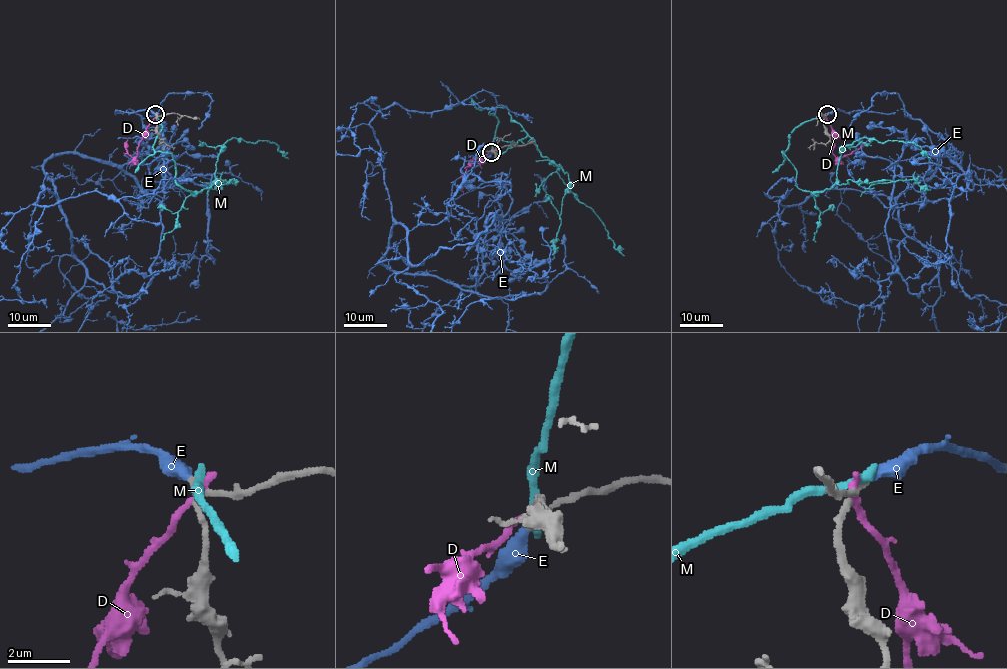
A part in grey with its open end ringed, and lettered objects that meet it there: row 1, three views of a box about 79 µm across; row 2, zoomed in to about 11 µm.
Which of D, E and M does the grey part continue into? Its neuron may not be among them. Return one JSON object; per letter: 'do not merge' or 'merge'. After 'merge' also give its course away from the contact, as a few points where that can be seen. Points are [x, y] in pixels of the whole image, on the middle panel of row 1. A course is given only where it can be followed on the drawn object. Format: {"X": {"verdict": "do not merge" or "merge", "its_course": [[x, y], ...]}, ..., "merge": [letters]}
{"D": {"verdict": "do not merge"}, "E": {"verdict": "merge", "its_course": [[491, 152], [451, 210], [483, 274], [451, 284], [380, 263], [395, 221], [418, 265]]}, "M": {"verdict": "do not merge"}, "merge": ["E"]}

